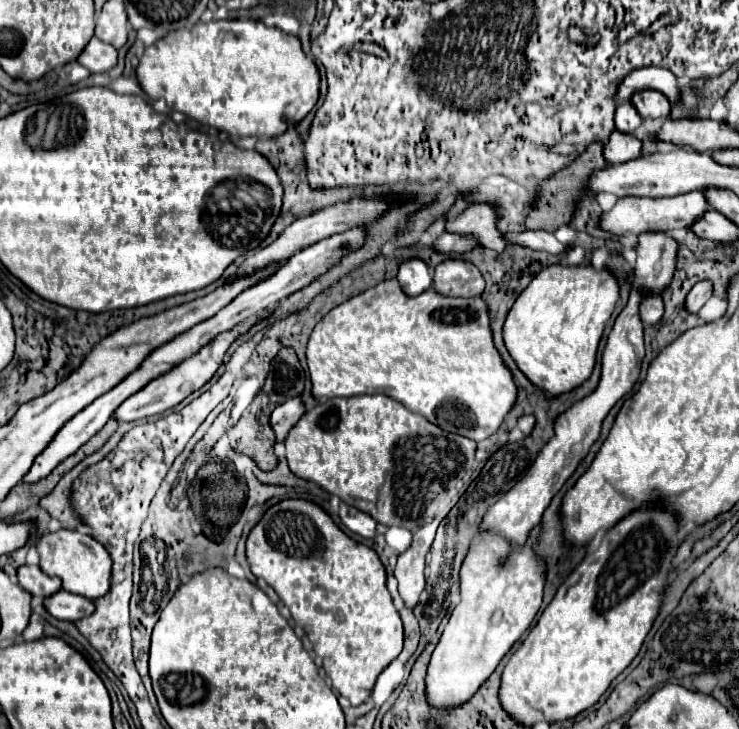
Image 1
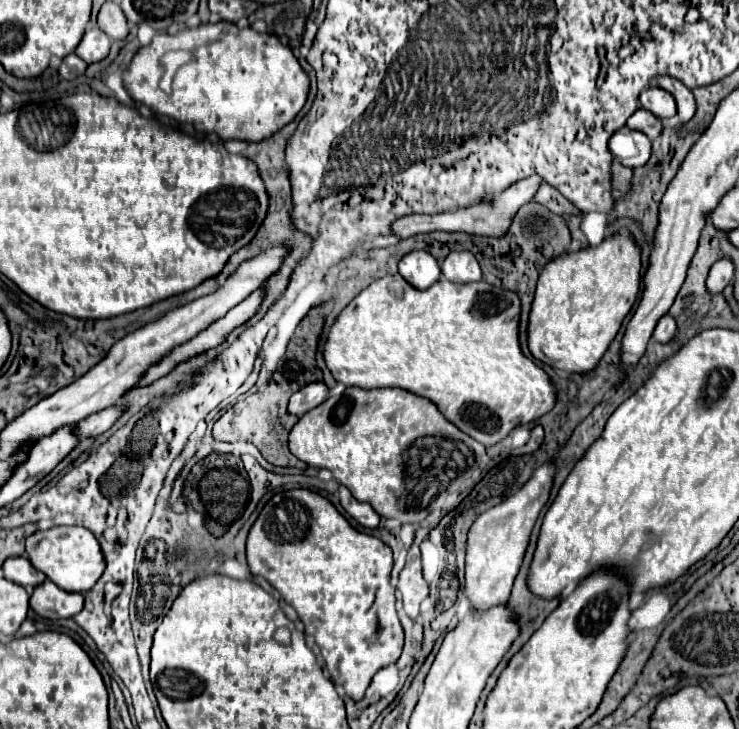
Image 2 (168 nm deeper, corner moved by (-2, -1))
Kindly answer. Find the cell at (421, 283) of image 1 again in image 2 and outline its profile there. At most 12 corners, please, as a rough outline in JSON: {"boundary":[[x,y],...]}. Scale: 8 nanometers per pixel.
{"boundary":[[427,250],[401,258],[399,274],[427,290],[441,276],[437,258]]}

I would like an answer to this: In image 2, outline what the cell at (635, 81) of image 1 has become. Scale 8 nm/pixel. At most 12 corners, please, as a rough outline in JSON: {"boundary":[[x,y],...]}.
{"boundary":[[657,78],[657,86],[675,96],[679,120],[695,114],[695,98],[677,78]]}

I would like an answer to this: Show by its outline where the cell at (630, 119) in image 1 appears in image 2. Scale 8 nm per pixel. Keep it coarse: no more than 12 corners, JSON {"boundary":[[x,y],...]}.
{"boundary":[[639,108],[629,120],[639,130],[655,140],[663,132],[663,122]]}

